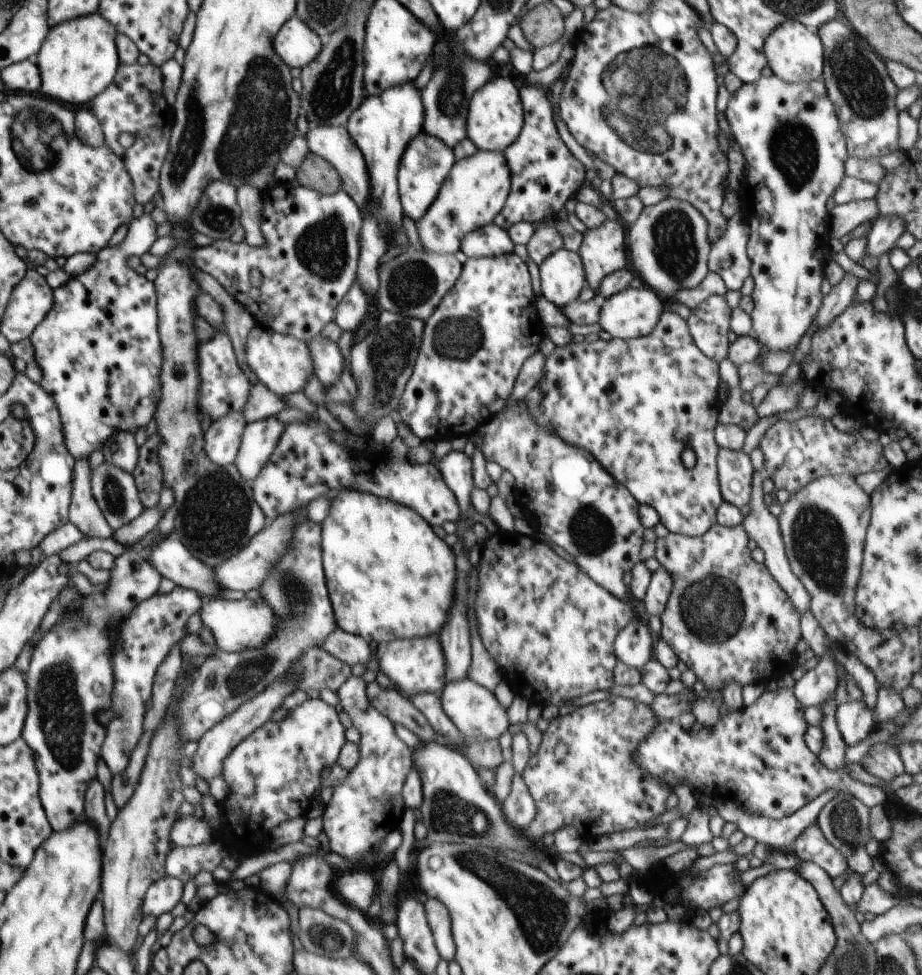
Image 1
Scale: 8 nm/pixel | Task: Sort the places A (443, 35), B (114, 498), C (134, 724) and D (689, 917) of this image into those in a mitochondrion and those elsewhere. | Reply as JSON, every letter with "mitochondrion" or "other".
{"A":"other","B":"mitochondrion","C":"other","D":"other"}

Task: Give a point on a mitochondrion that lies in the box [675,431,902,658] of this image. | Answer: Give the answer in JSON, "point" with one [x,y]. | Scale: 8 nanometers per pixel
{"point":[818,540]}

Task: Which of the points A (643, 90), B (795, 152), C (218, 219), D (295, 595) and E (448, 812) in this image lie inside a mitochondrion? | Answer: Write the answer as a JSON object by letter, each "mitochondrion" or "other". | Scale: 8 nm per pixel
{"A":"mitochondrion","B":"mitochondrion","C":"mitochondrion","D":"mitochondrion","E":"mitochondrion"}

